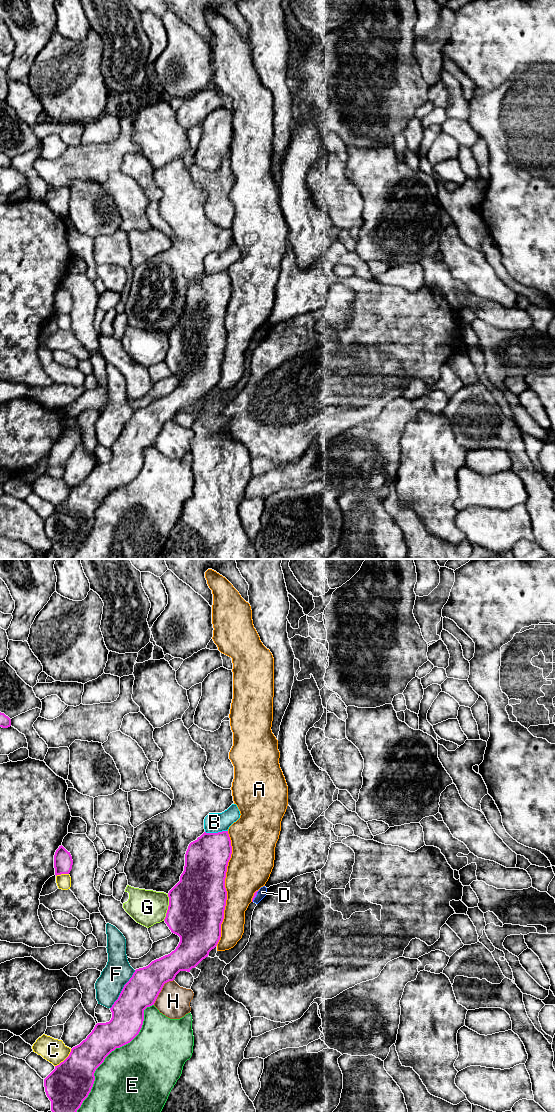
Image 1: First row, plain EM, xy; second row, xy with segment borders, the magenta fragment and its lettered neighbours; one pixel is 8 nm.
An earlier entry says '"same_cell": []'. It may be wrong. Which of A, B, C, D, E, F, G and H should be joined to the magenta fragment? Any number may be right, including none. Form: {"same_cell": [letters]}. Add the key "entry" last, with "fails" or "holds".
{"same_cell": [], "entry": "holds"}

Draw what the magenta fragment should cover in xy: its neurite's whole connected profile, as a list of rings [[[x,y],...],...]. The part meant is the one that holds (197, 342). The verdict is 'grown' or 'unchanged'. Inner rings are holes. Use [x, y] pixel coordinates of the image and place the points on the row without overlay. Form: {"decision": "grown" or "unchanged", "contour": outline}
{"decision": "unchanged", "contour": [[[228,271],[204,272],[189,284],[180,321],[168,333],[169,346],[164,359],[171,372],[180,377],[180,382],[170,394],[135,410],[110,448],[111,460],[97,463],[87,478],[73,487],[69,496],[44,519],[51,551],[57,559],[73,558],[91,532],[96,509],[112,491],[130,483],[139,474],[144,461],[144,450],[154,445],[164,424],[173,421],[180,411],[190,412],[217,386],[227,340],[225,318],[231,294]]]}

